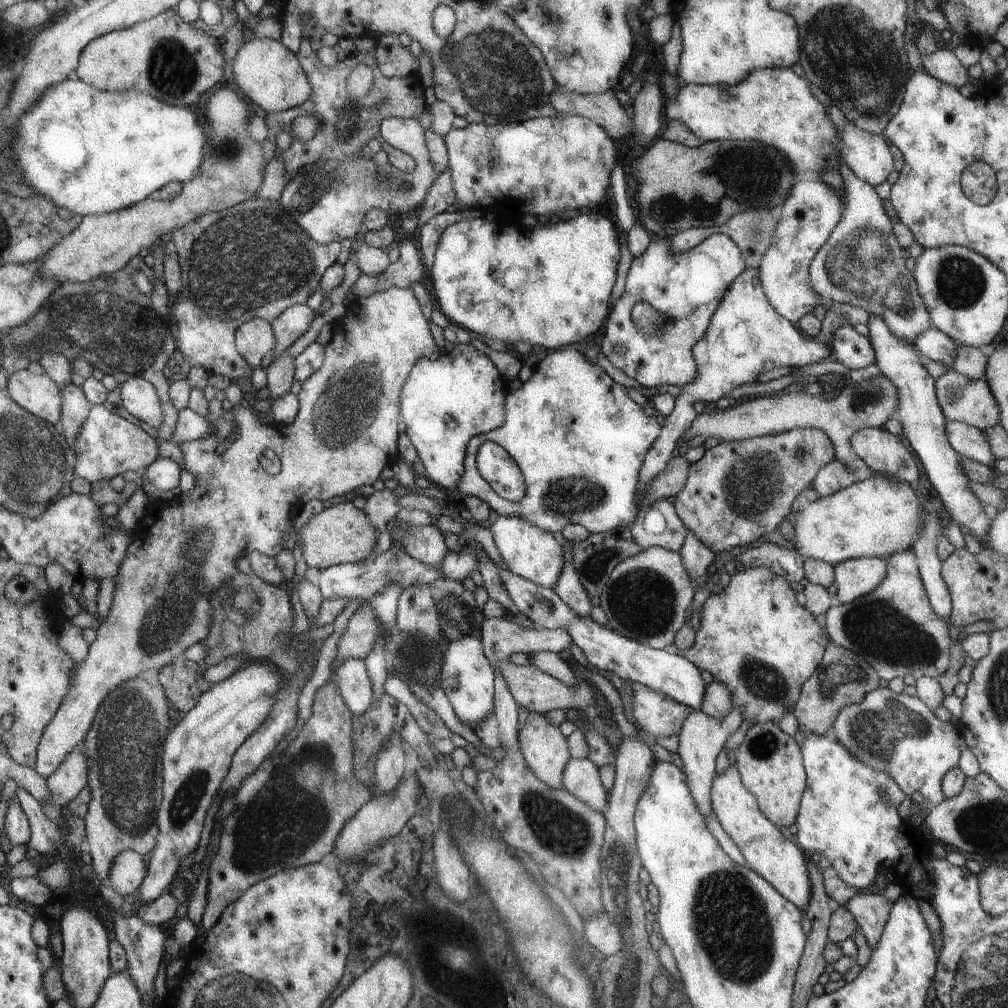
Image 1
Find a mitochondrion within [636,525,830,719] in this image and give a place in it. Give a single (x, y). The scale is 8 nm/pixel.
(762, 680)

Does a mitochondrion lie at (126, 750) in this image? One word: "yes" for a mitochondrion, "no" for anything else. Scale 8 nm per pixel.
yes

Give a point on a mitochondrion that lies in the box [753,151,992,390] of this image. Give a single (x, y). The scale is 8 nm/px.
(861, 265)

